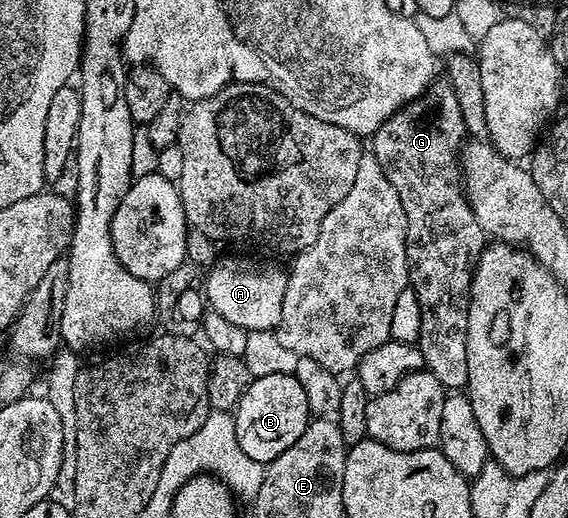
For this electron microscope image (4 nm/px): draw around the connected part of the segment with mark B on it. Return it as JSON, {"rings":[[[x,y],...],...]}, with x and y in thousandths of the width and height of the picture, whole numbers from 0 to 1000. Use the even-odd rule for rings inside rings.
{"rings":[[[472,720],[472,728],[442,730],[437,751],[423,766],[417,788],[410,795],[410,805],[415,820],[415,851],[423,851],[423,867],[430,867],[430,875],[437,875],[444,890],[463,898],[493,882],[493,875],[500,875],[507,859],[521,859],[528,836],[535,836],[549,807],[542,766],[535,763],[535,743],[528,743],[528,736],[516,722],[500,720]]]}

